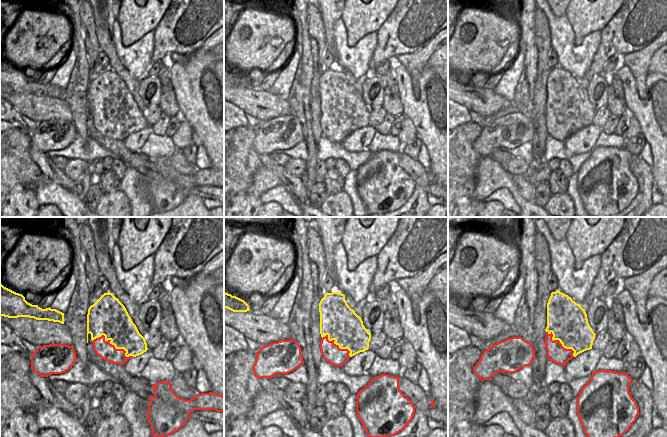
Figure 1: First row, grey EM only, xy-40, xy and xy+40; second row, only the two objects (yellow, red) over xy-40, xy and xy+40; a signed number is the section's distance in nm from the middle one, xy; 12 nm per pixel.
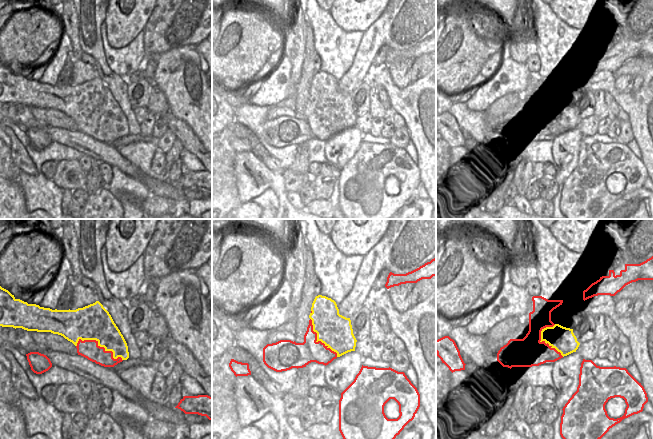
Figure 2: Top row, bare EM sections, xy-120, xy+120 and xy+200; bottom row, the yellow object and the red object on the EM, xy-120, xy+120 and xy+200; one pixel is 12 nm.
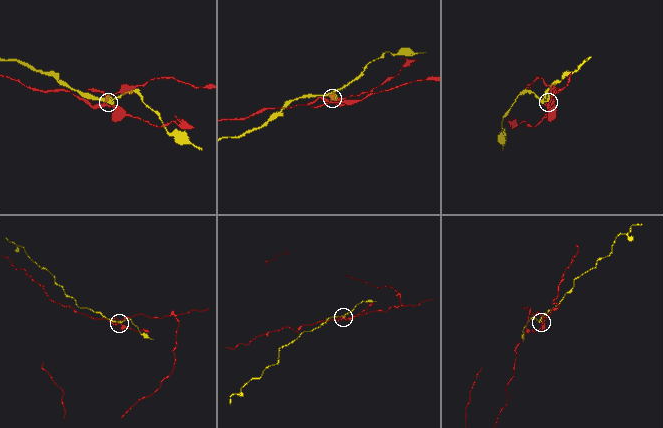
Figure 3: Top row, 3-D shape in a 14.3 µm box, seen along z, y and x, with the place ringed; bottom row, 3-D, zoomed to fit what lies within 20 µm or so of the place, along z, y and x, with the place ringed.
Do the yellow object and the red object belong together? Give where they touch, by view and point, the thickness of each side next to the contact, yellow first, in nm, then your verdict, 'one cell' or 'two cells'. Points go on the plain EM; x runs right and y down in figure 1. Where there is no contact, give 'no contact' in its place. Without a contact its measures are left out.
xy-40 (114, 121) | 380/200 nm | two cells

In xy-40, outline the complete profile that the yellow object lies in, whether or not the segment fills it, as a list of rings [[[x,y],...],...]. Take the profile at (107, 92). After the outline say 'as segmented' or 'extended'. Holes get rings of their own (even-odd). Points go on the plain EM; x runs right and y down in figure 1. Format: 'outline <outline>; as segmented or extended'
outline [[[110,68],[104,69],[93,81],[89,83],[87,90],[87,119],[89,109],[91,110],[92,117],[104,111],[105,117],[109,116],[110,120],[114,121],[116,125],[124,125],[126,127],[126,133],[136,133],[148,126],[145,114],[139,109],[125,82]]]; as segmented

